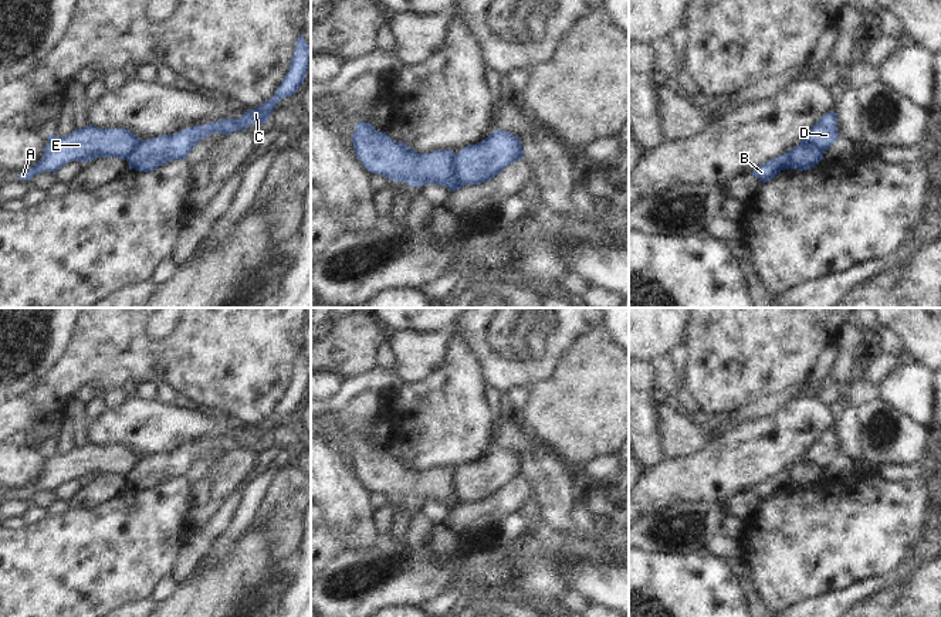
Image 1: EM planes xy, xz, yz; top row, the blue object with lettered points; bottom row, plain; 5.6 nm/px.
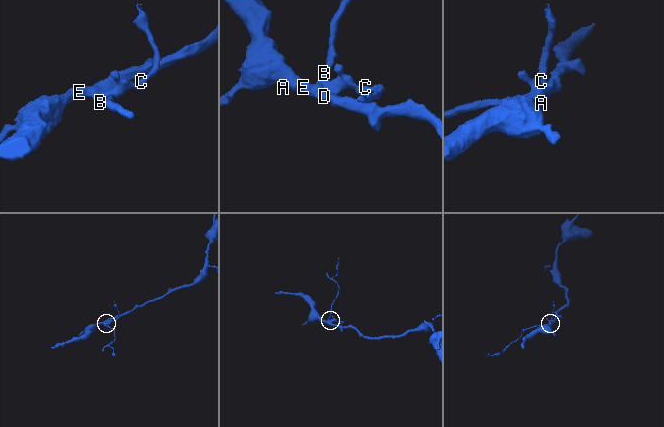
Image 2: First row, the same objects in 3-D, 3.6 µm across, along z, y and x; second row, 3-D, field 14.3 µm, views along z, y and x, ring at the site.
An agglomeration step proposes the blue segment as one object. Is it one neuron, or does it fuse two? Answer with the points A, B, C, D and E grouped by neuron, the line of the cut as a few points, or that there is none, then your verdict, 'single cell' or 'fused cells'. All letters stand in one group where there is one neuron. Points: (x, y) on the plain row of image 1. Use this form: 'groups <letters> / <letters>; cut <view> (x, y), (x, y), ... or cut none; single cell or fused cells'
groups A B D E / C; cut xz (454, 473), (456, 491), (467, 502); fused cells

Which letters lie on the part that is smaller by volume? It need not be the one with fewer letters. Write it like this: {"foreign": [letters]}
{"foreign": ["C"]}

